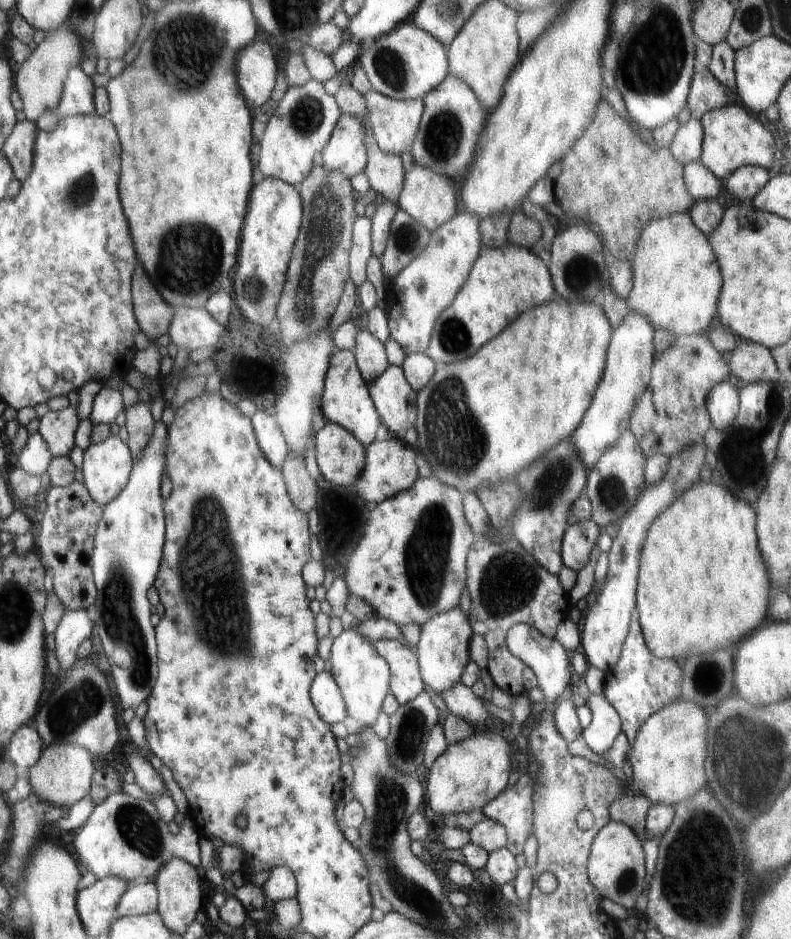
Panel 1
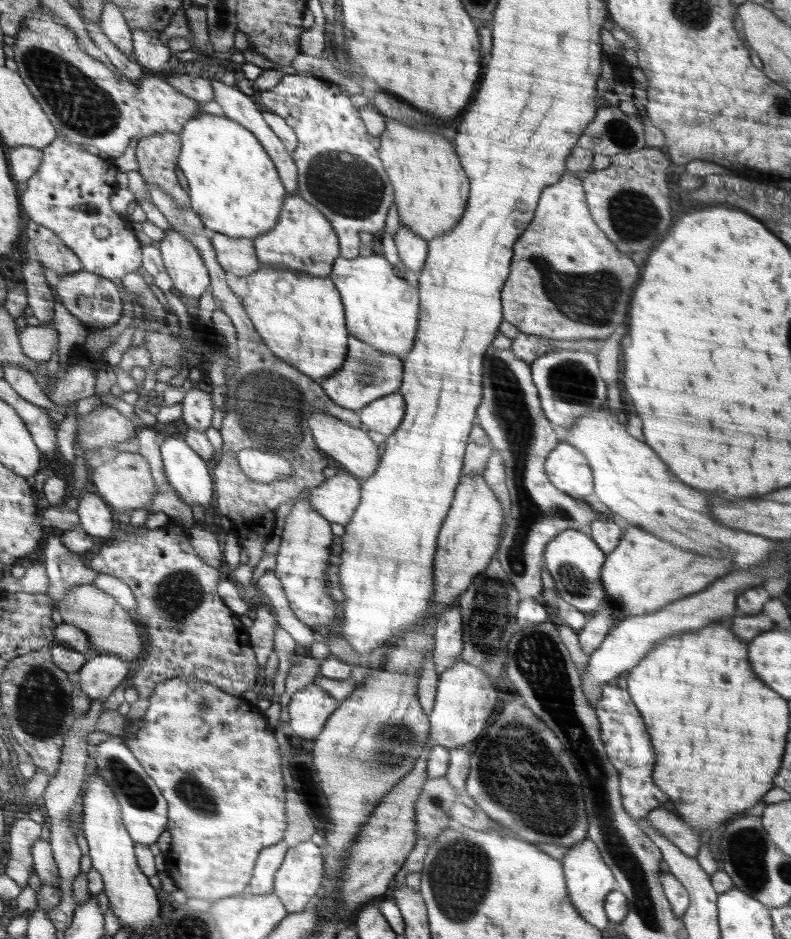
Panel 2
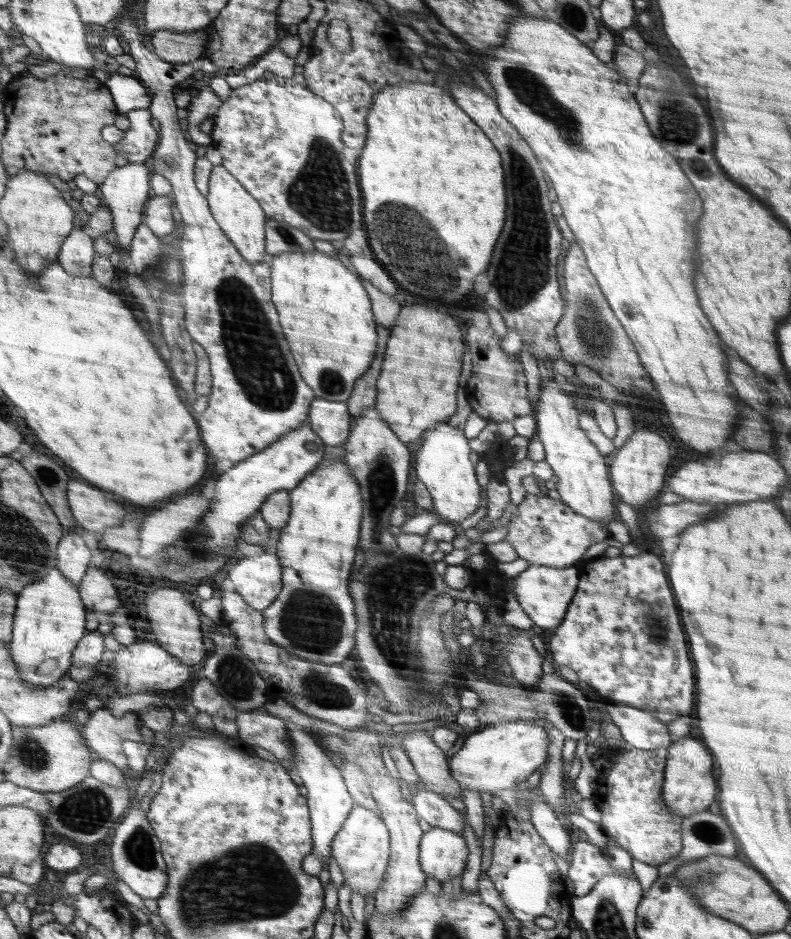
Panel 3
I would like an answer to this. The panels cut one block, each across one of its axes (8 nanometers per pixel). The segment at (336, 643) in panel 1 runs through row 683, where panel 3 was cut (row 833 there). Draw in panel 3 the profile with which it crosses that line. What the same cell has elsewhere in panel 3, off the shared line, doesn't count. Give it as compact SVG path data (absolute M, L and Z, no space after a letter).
M355 803L355 808L347 817L335 842L332 842L332 855L342 871L344 882L353 892L364 897L375 897L383 883L384 874L387 874L391 860L390 848L390 830L383 818L378 813L371 812L371 809L364 808L364 805Z

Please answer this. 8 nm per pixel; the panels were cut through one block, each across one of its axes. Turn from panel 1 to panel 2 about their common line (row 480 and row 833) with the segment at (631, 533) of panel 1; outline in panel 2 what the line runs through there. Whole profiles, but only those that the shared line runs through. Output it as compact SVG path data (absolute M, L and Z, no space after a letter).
M658 807L645 818L646 821L650 821L650 826L670 839L670 842L673 842L684 854L696 858L702 846L700 836L694 834L692 828L684 820L680 820L678 814Z

